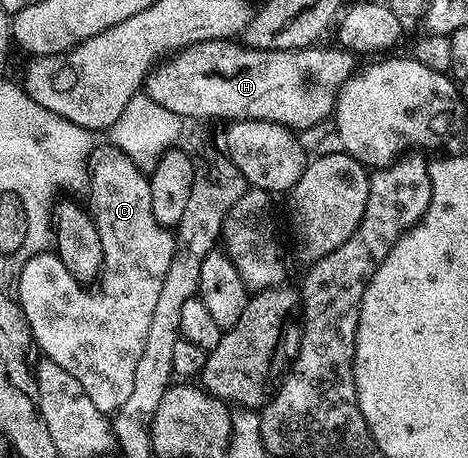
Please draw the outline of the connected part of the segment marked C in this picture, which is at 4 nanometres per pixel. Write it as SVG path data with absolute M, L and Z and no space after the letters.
M112 150L112 152L104 153L98 161L96 160L93 161L88 172L88 185L90 184L88 211L94 217L94 225L100 234L100 246L102 247L102 266L96 280L98 289L93 292L88 288L90 286L83 286L68 270L68 266L64 266L64 262L60 262L57 254L47 250L37 252L34 256L25 257L21 261L23 263L22 269L19 272L17 269L16 272L16 288L18 284L16 301L22 309L23 318L26 320L33 343L36 348L38 344L39 350L42 351L41 355L47 360L56 362L56 366L60 366L68 374L72 374L72 378L76 378L76 382L80 382L80 386L84 386L84 394L88 394L88 398L92 398L92 406L96 406L96 410L114 414L122 409L124 402L128 402L128 394L132 394L132 378L136 374L136 362L140 358L140 350L144 350L144 338L148 338L148 325L152 322L152 313L155 312L156 301L160 298L160 286L164 286L164 274L168 274L168 266L172 266L175 233L171 229L165 228L160 222L156 222L156 214L152 214L152 194L147 173L141 172L136 166L136 162L132 162L132 158L126 156L122 151Z

